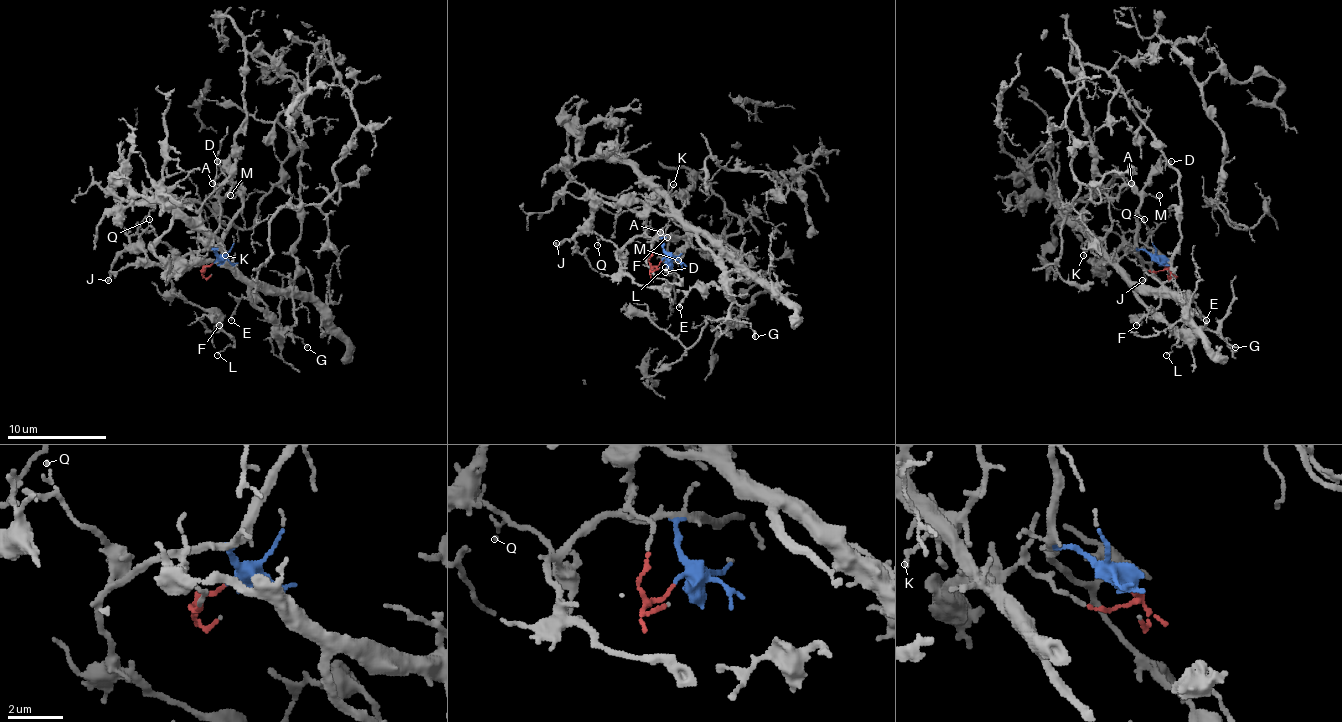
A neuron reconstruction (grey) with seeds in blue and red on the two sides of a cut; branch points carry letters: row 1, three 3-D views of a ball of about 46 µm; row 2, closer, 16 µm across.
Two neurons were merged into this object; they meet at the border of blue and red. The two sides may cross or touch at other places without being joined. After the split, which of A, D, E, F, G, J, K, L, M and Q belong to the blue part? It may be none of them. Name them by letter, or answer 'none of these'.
A, D, F, L, M, Q

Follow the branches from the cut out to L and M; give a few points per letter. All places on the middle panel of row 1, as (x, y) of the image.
L: (662, 260), (662, 240), (638, 235), (618, 253), (620, 268), (640, 285), (662, 288), (682, 283), (665, 268)
M: (662, 260), (665, 238), (685, 238), (690, 243), (677, 260)

